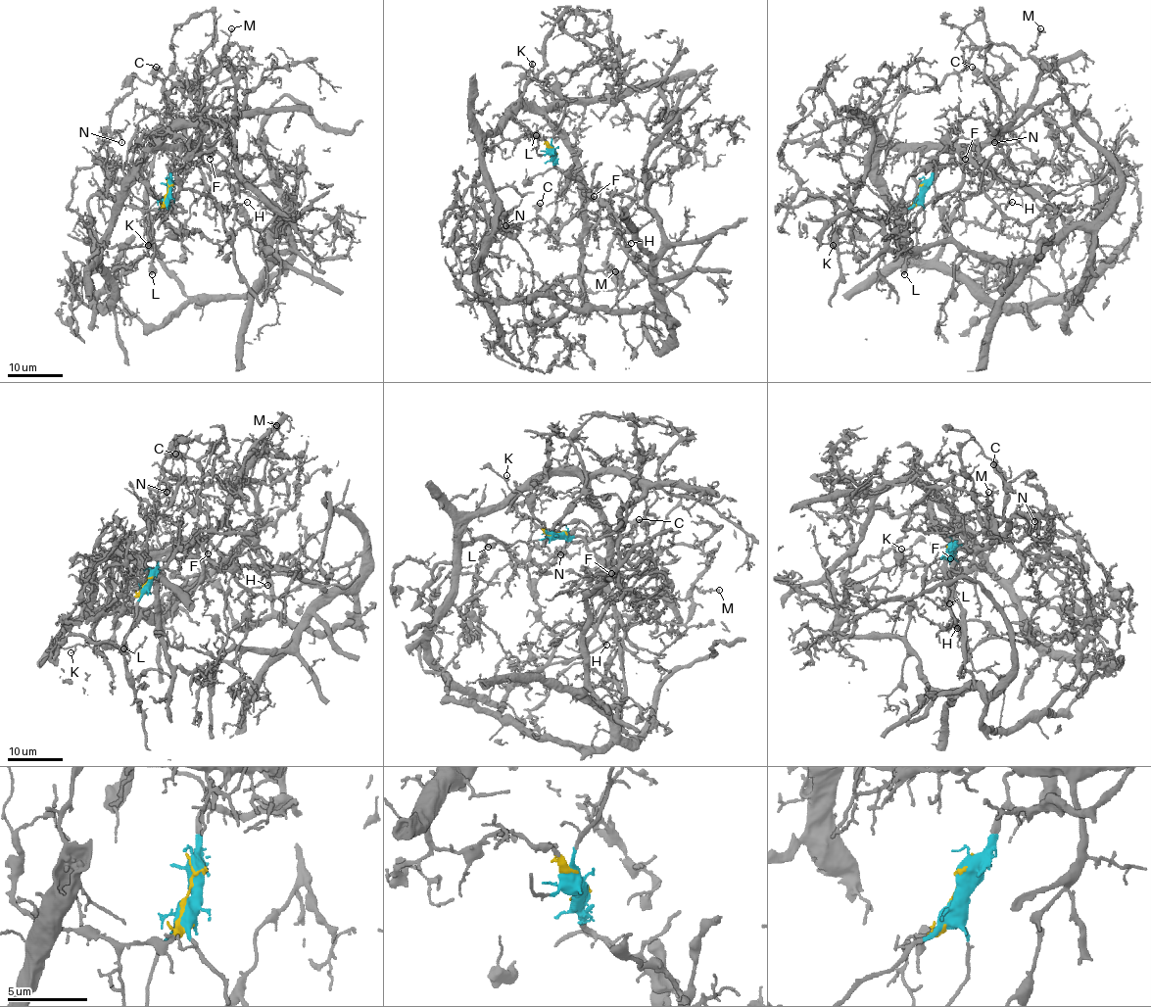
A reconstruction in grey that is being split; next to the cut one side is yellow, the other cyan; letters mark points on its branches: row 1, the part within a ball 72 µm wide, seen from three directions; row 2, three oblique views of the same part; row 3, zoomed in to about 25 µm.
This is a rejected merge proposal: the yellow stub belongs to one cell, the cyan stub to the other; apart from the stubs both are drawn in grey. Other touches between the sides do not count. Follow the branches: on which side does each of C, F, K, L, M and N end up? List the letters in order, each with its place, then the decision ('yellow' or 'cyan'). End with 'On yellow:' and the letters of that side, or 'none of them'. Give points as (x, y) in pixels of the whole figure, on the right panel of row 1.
C: at (972, 67); cyan
F: at (965, 159); yellow
K: at (833, 245); cyan
L: at (904, 274); cyan
M: at (1040, 28); yellow
N: at (994, 142); yellow
On yellow: F, M, N

